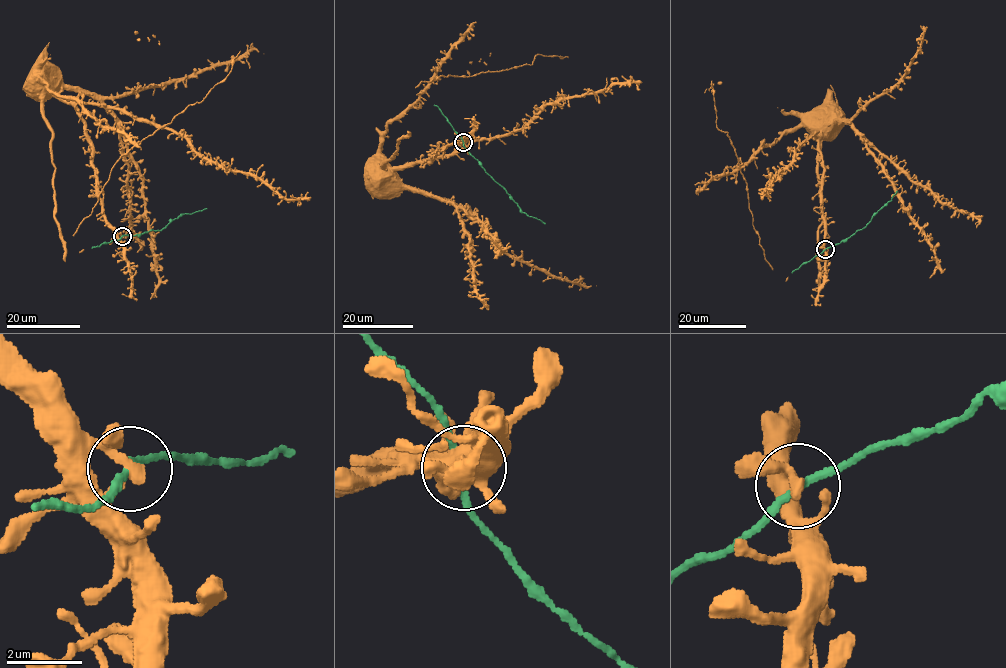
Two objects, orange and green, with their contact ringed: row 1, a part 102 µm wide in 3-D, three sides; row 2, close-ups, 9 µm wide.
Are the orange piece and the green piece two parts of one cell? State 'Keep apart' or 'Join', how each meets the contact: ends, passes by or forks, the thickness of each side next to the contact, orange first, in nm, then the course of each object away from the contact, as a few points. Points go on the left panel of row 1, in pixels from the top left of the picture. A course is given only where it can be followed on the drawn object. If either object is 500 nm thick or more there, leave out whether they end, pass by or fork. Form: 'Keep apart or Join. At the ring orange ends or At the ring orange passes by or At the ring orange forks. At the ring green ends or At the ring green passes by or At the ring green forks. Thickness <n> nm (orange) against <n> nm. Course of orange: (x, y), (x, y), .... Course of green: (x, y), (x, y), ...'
Join. At the ring orange passes by. At the ring green passes by. Thickness 220 nm (orange) against 170 nm. Course of orange: (122, 236), (103, 212), (85, 120), (79, 112), (51, 90), (34, 90), (28, 82), (28, 77). Course of green: (122, 236), (158, 231), (182, 213), (192, 214), (206, 208)

